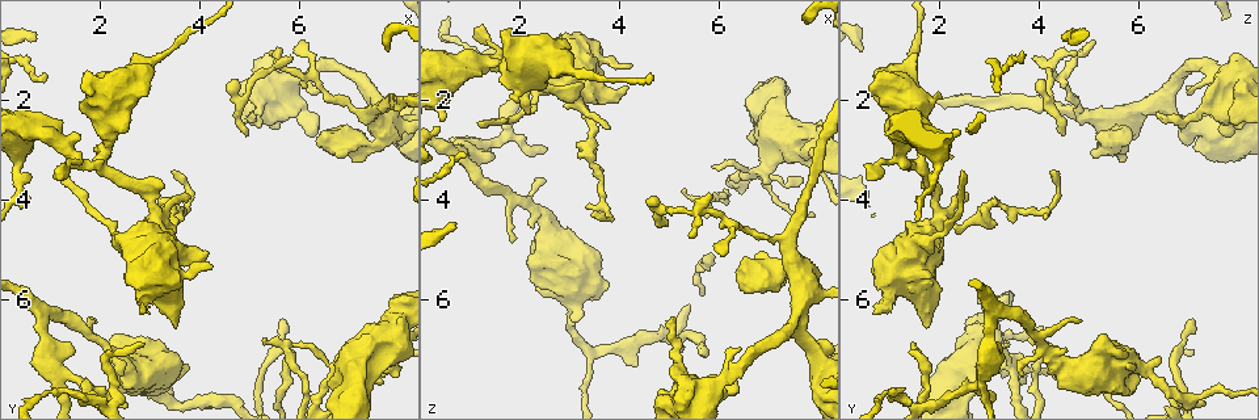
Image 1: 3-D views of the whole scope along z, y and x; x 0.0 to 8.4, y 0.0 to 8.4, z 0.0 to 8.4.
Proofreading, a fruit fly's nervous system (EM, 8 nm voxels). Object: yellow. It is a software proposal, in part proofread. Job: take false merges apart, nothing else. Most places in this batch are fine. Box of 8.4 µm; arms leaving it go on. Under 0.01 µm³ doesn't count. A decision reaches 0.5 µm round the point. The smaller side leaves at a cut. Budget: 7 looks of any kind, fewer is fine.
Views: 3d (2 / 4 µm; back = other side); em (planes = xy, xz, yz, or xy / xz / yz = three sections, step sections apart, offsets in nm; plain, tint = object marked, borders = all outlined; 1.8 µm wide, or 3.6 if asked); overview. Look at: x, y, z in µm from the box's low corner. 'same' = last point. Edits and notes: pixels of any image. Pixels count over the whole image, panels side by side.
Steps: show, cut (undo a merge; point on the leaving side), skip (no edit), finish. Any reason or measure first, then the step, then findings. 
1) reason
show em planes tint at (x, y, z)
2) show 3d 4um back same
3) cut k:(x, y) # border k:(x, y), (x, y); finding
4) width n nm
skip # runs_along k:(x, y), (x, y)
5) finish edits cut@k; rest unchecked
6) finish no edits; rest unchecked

sudden change in width
show em planes tint at (2.05, 3.30, 1.65)

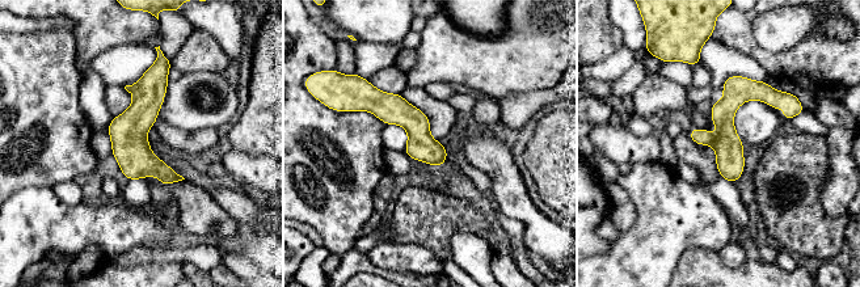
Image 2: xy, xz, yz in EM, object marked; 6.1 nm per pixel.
width 180 nm
skip # all the same cell

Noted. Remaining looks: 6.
two arms in line, one across
show em xz step 8 plain at (6.30, 1.60, 4.50)

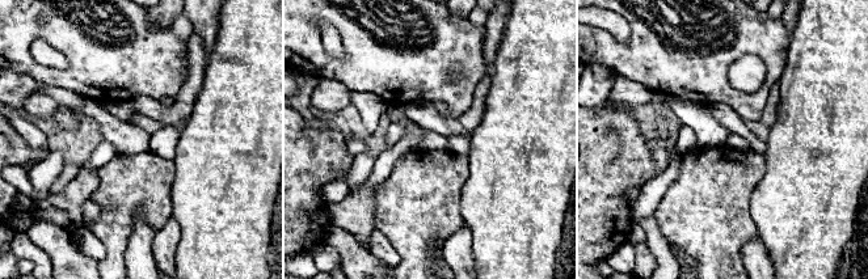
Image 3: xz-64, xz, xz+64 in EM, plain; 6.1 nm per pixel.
where the object lies
show em xz step 8 tint same

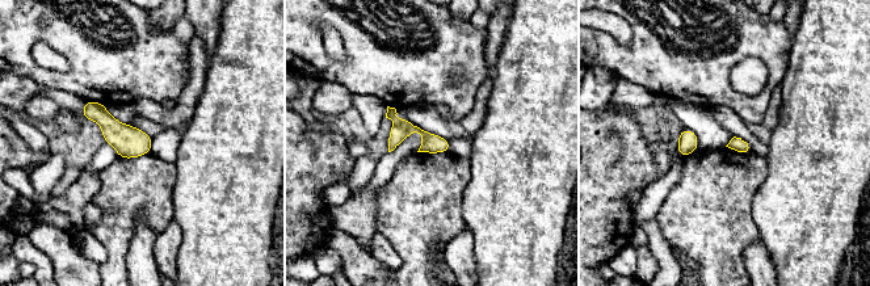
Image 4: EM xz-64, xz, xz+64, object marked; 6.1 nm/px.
skip # runs_along 4:(390, 110), (445, 148); continuous, no second cell

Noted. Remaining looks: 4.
sharp bend
show 3d 4um back at (7.75, 6.80, 3.20)

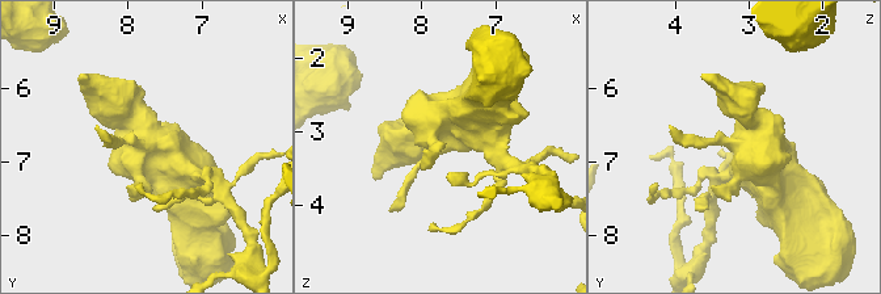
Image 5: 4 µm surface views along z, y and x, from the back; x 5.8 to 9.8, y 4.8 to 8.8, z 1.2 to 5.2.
show em 3.6um planes tint at (7.75, 6.75, 3.15)

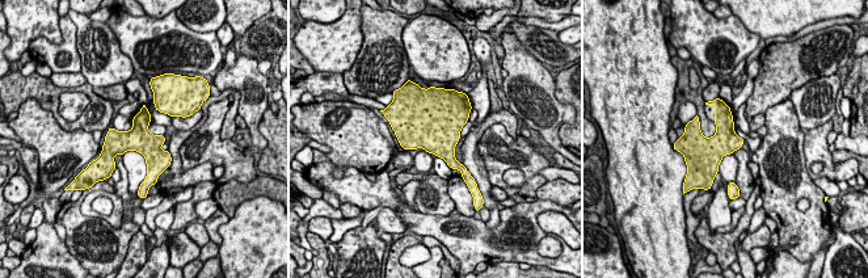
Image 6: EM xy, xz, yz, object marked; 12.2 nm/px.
width 320 nm
skip # all the same cell

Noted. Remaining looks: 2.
finish no edits; rest unchecked

